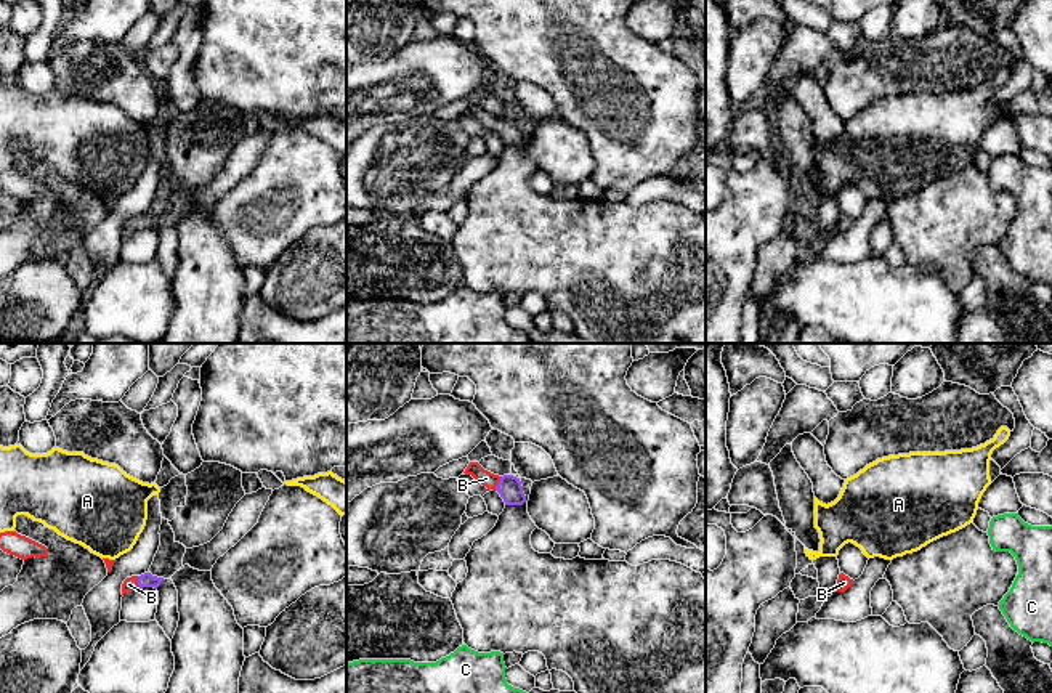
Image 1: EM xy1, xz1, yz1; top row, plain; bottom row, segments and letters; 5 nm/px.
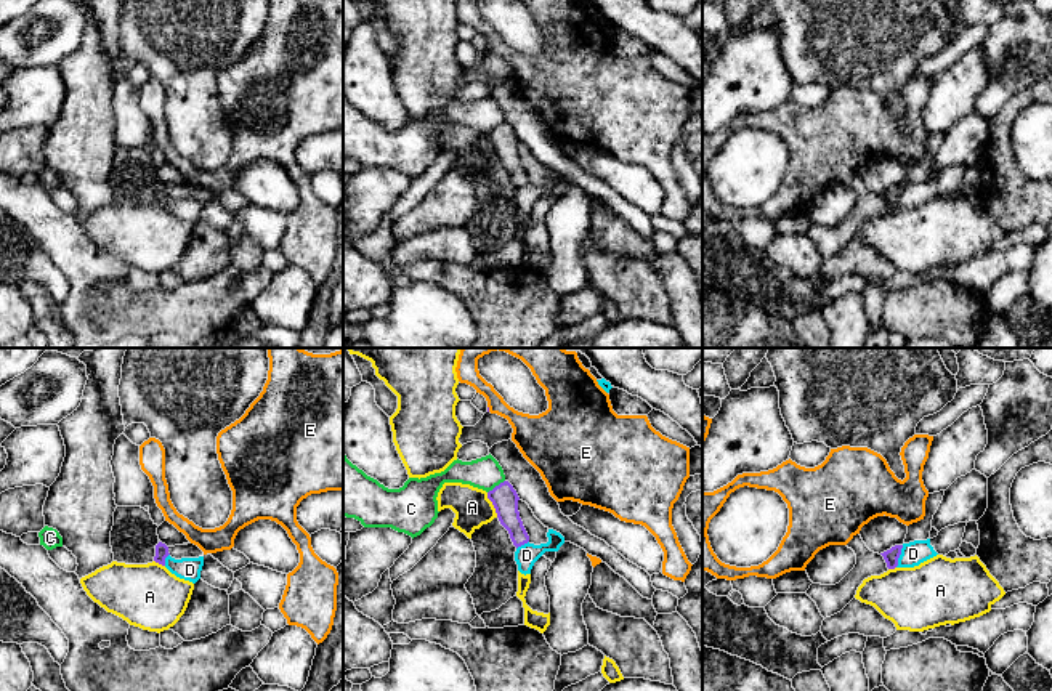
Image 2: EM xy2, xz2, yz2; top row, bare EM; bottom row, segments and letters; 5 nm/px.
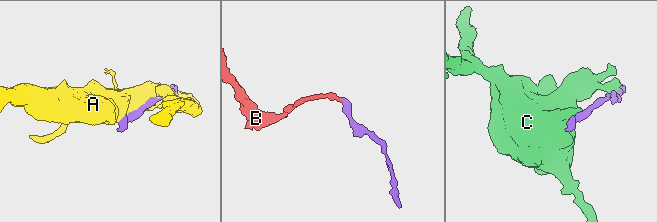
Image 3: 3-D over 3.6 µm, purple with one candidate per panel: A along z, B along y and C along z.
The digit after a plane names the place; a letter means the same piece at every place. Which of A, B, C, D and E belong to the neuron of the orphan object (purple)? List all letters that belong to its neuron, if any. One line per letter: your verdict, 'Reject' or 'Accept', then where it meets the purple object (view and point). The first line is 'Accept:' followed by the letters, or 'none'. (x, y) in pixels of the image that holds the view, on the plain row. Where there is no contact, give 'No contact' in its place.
Accept: B
A: Reject. Touches purple at xz2 (493, 145)
B: Accept. Touches purple at xz1 (499, 124)
C: Reject. Touches purple at xz2 (496, 127)
D: Reject. Touches purple at yz2 (898, 198)
E: Reject. Touches purple at xz2 (488, 50)

